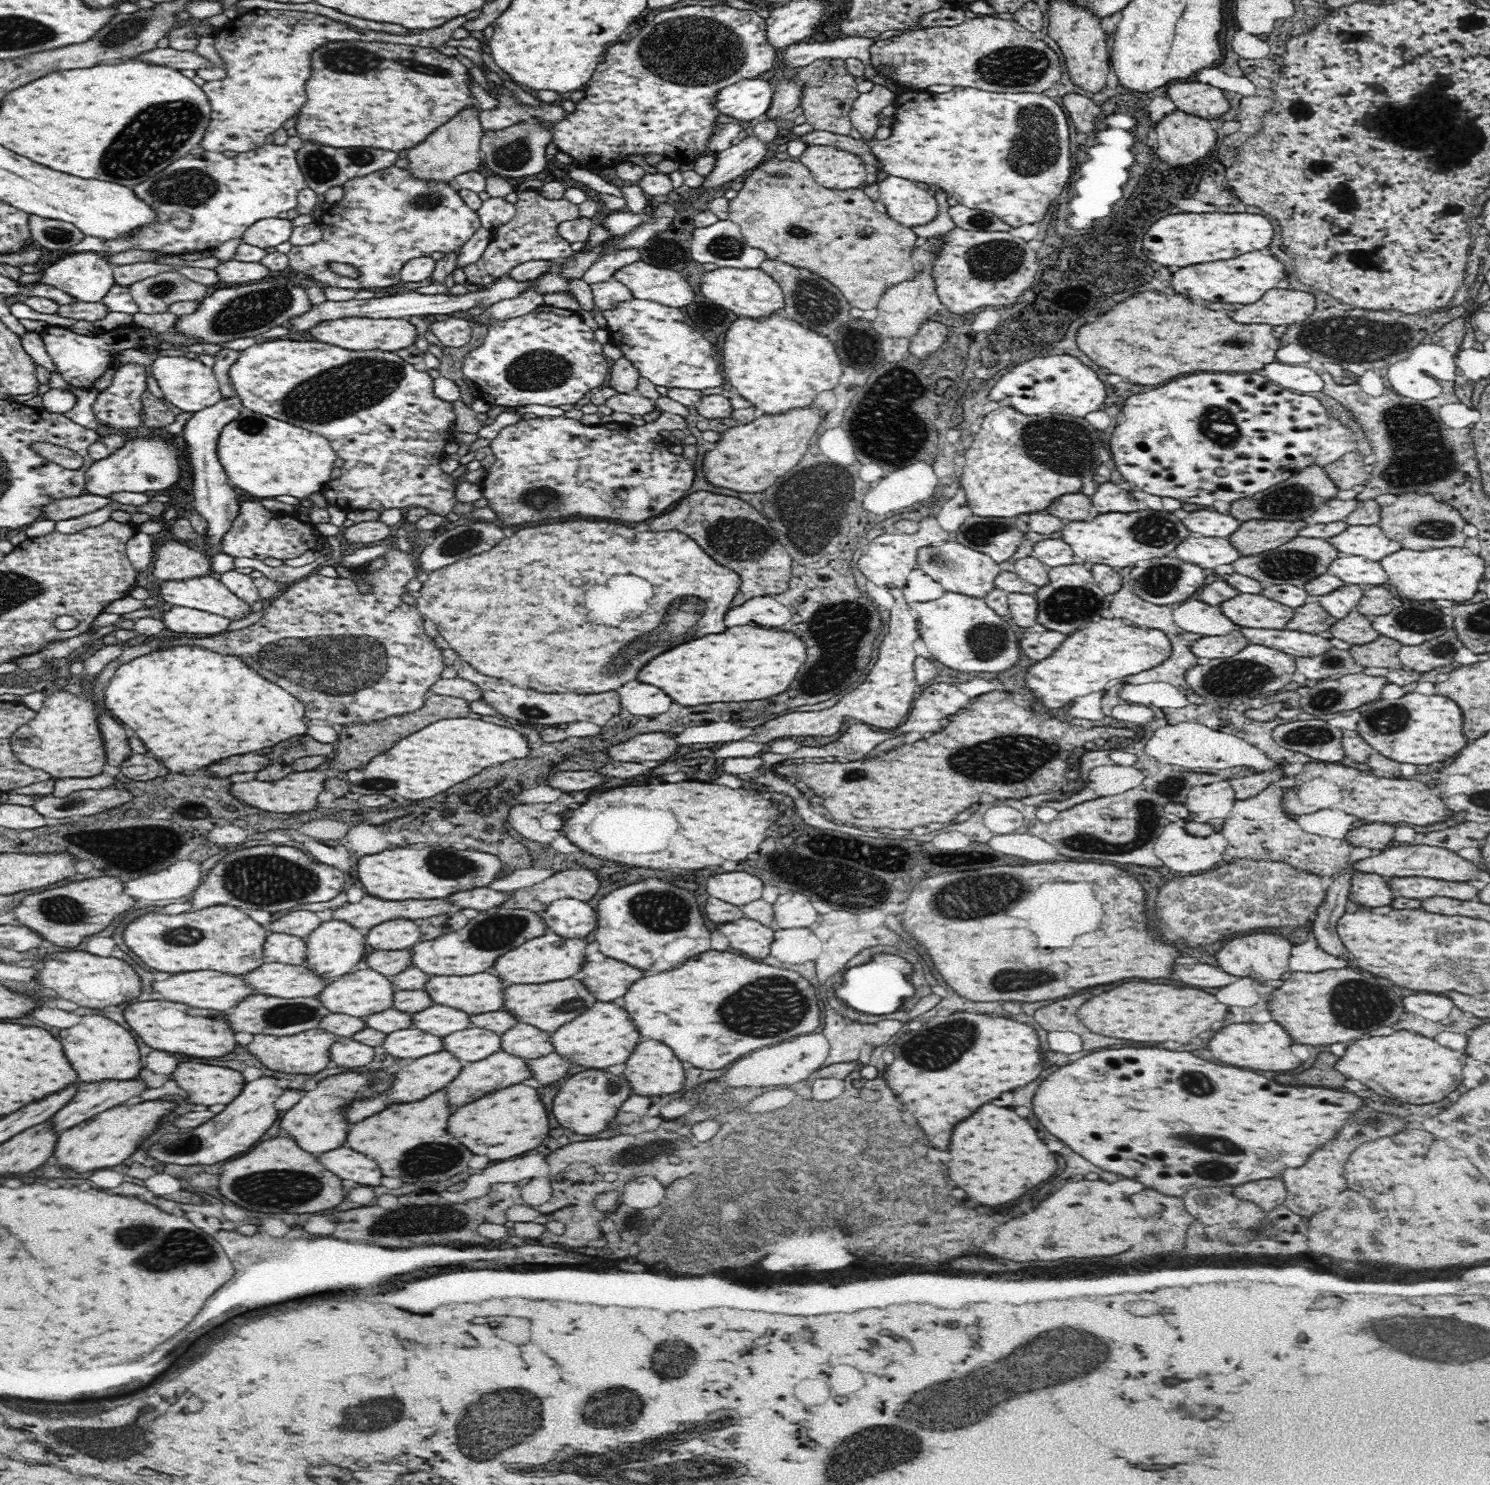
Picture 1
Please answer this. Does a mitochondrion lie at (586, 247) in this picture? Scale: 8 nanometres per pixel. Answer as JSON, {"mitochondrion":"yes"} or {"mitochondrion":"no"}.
{"mitochondrion":"no"}

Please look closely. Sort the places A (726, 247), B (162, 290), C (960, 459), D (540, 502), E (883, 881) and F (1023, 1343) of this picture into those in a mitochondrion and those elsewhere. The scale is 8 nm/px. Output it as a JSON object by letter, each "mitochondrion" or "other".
{"A":"mitochondrion","B":"mitochondrion","C":"other","D":"mitochondrion","E":"mitochondrion","F":"mitochondrion"}

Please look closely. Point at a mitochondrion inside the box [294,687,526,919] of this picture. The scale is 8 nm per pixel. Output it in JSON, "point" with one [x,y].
{"point":[450,870]}

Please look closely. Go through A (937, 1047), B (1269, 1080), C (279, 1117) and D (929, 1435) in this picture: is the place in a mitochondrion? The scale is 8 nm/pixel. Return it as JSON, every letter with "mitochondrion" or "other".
{"A":"mitochondrion","B":"other","C":"other","D":"mitochondrion"}

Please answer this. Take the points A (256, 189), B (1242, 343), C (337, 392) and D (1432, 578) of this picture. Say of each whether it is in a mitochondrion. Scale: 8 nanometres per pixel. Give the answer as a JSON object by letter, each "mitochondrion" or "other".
{"A":"other","B":"mitochondrion","C":"mitochondrion","D":"other"}

